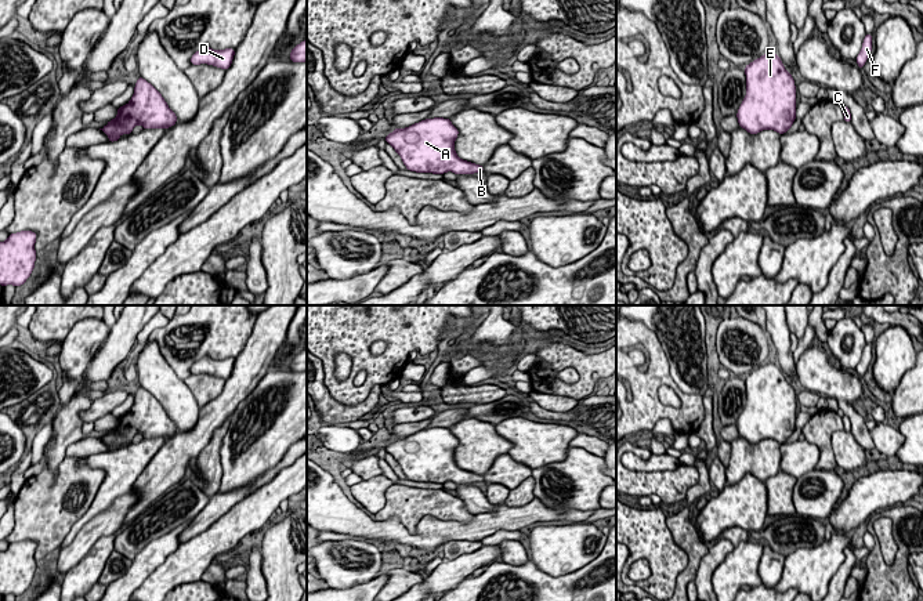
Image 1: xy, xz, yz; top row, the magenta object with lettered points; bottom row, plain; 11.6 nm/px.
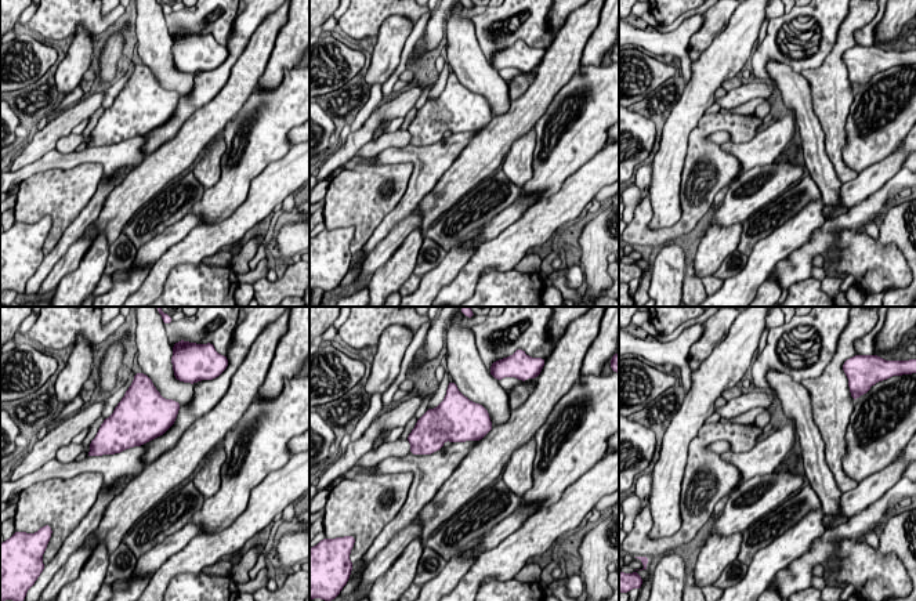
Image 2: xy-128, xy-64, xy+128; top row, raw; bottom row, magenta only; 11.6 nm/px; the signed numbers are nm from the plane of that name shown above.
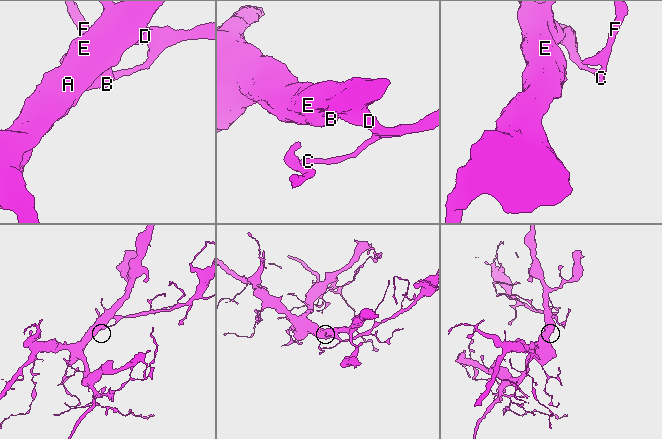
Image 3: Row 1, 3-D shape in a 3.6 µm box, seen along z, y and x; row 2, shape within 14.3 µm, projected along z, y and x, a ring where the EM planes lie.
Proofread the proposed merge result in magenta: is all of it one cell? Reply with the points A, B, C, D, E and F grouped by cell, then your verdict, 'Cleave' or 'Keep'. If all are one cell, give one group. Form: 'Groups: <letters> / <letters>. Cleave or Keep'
Groups: A B C D E F. Keep

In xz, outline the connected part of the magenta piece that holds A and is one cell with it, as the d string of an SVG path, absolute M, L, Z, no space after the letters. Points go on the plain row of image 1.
M434 427L384 445L409 481L445 484L484 482L484 475L463 470L455 460L459 439L450 428Z

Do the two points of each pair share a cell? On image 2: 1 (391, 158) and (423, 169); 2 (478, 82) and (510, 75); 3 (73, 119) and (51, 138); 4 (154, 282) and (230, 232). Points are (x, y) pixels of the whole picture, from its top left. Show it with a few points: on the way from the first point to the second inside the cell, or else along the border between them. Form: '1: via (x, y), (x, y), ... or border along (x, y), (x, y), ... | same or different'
1: via (399, 156), (411, 156), (415, 160) | same
2: border along (498, 71), (507, 83) | different
3: via (68, 122), (57, 133) | same
4: via (169, 263), (178, 253), (191, 250), (210, 238) | same

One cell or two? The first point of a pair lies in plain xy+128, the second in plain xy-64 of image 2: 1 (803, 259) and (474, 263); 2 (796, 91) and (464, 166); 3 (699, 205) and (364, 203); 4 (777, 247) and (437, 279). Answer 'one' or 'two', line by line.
1: one
2: two
3: one
4: one

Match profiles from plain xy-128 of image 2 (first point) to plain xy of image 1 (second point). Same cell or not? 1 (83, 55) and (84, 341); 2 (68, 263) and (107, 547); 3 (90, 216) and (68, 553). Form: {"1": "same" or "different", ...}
{"1": "same", "2": "different", "3": "different"}

